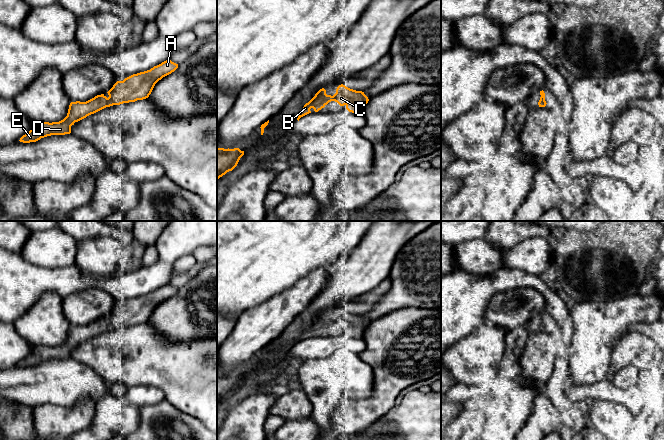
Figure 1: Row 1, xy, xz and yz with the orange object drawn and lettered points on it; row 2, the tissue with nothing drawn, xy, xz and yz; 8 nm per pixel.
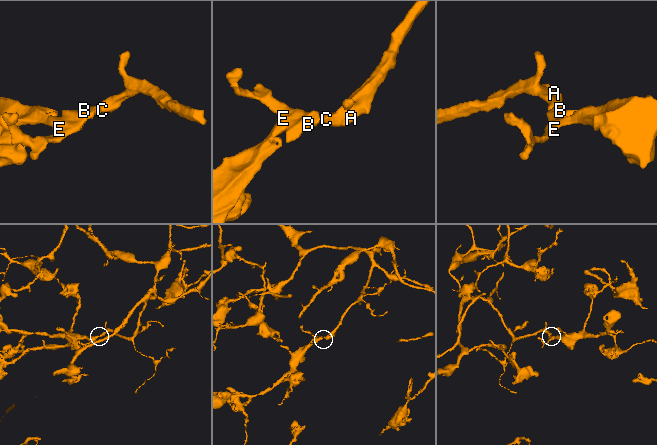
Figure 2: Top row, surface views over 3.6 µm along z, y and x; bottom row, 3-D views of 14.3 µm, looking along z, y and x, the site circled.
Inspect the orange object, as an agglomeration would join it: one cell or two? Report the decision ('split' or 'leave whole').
leave whole

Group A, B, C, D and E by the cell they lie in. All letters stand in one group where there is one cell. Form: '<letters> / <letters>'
A B C D E

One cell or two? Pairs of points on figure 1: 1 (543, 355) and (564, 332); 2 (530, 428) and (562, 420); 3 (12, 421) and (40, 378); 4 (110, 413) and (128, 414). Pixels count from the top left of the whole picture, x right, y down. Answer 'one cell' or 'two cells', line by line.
1: two cells
2: one cell
3: two cells
4: one cell

